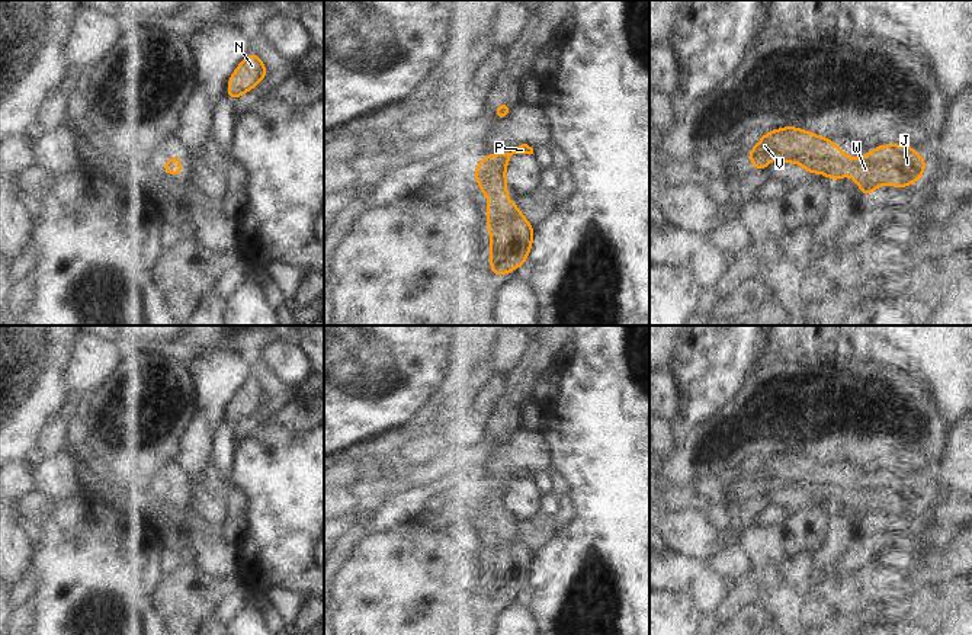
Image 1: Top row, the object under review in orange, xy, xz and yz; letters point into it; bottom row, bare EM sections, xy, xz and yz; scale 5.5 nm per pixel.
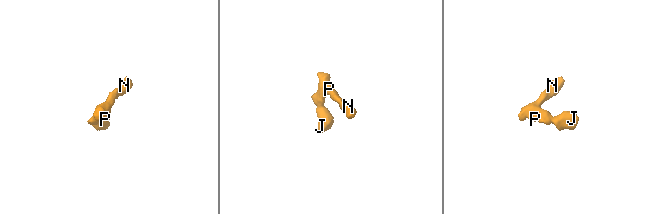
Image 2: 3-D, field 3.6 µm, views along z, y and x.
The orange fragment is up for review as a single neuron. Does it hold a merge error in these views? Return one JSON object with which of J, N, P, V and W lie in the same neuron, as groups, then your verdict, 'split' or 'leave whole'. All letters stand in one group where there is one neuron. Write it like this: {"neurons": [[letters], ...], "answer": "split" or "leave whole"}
{"neurons": [["J", "N", "P", "V", "W"]], "answer": "leave whole"}

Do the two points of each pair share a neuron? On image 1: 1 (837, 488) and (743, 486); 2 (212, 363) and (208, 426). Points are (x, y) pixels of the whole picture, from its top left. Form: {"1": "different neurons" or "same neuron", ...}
{"1": "same neuron", "2": "same neuron"}

